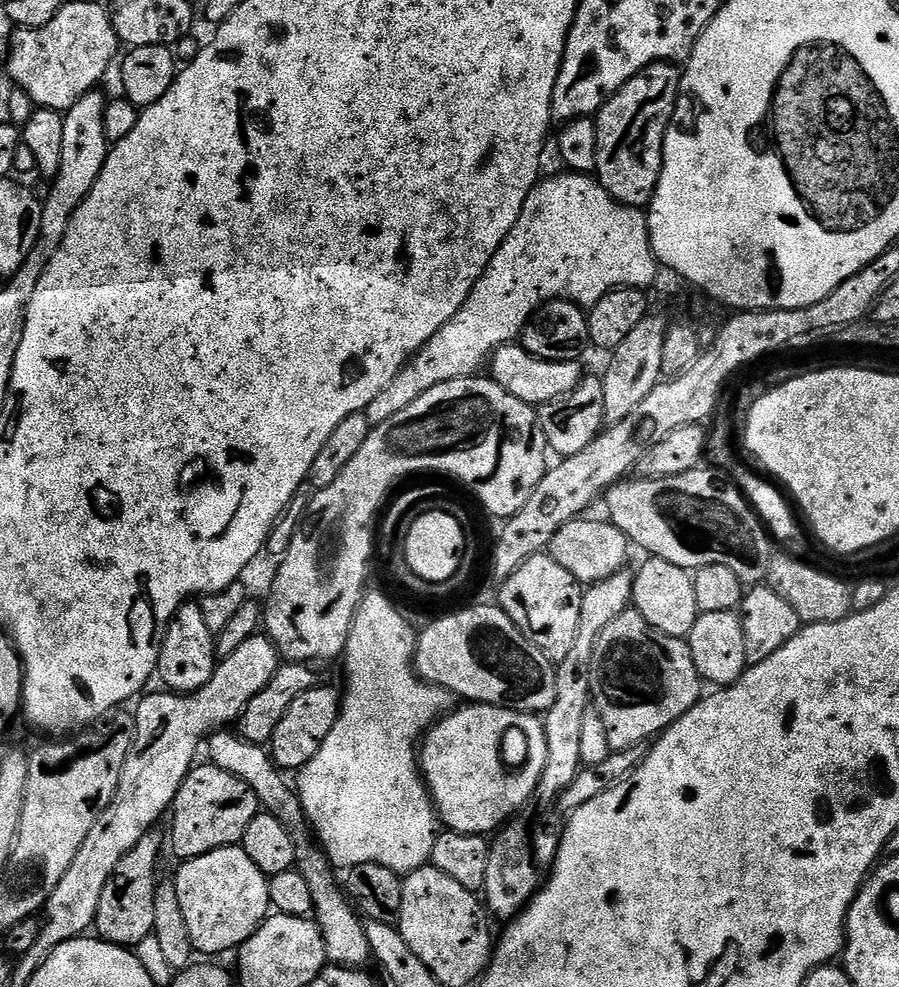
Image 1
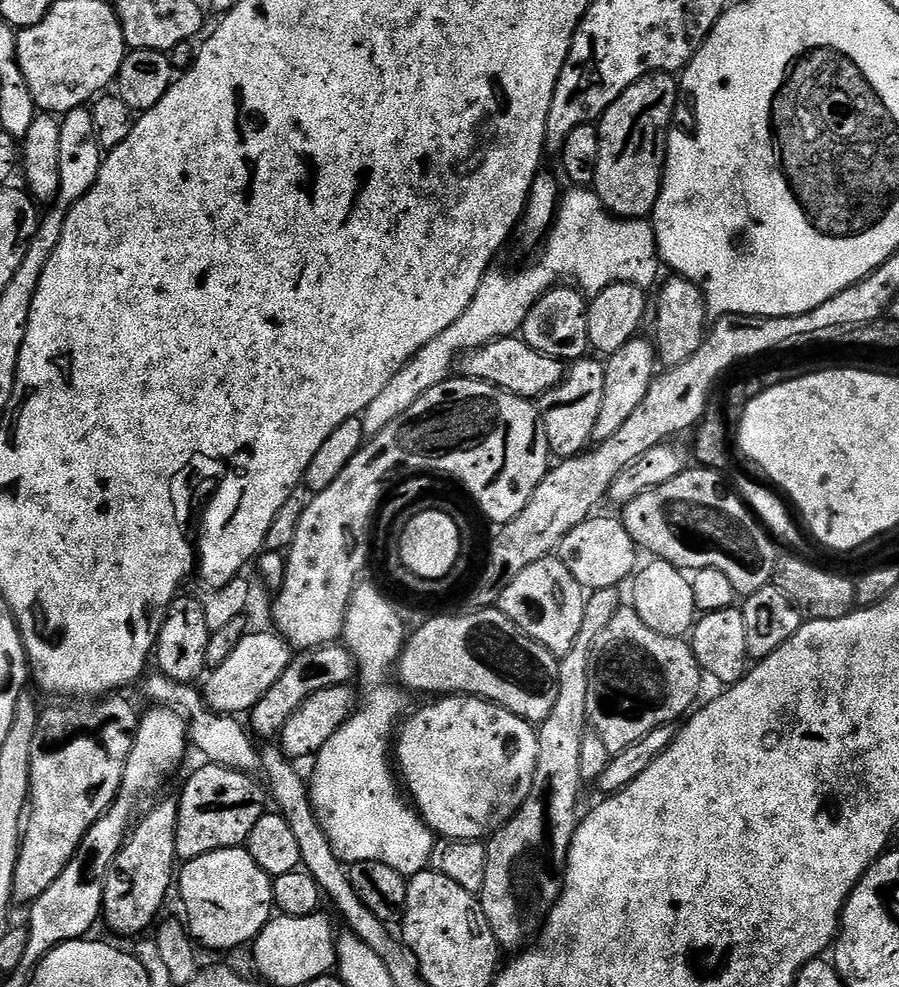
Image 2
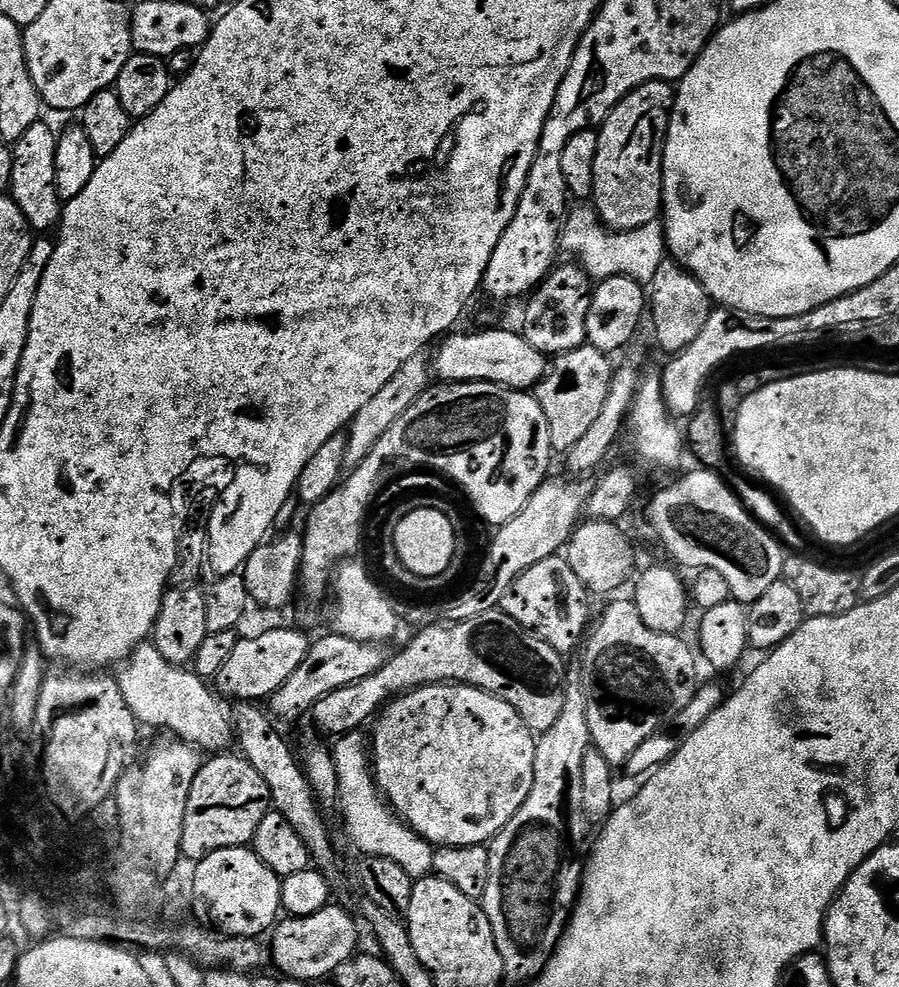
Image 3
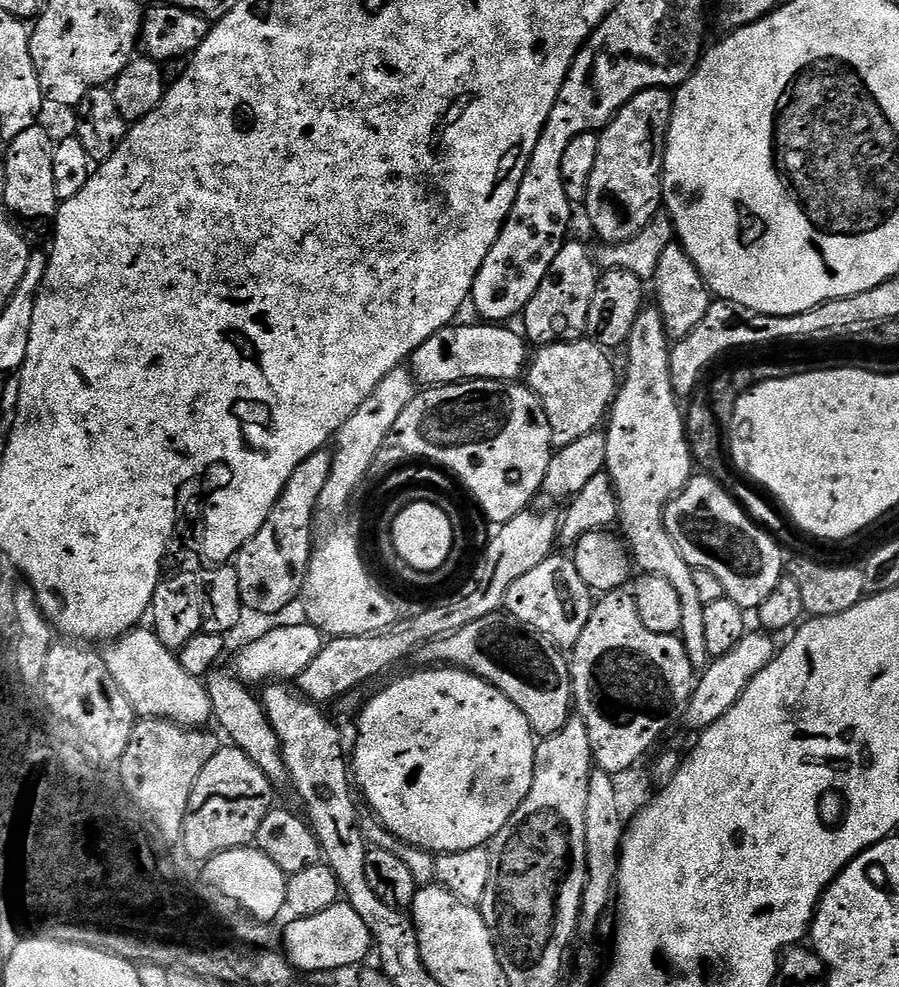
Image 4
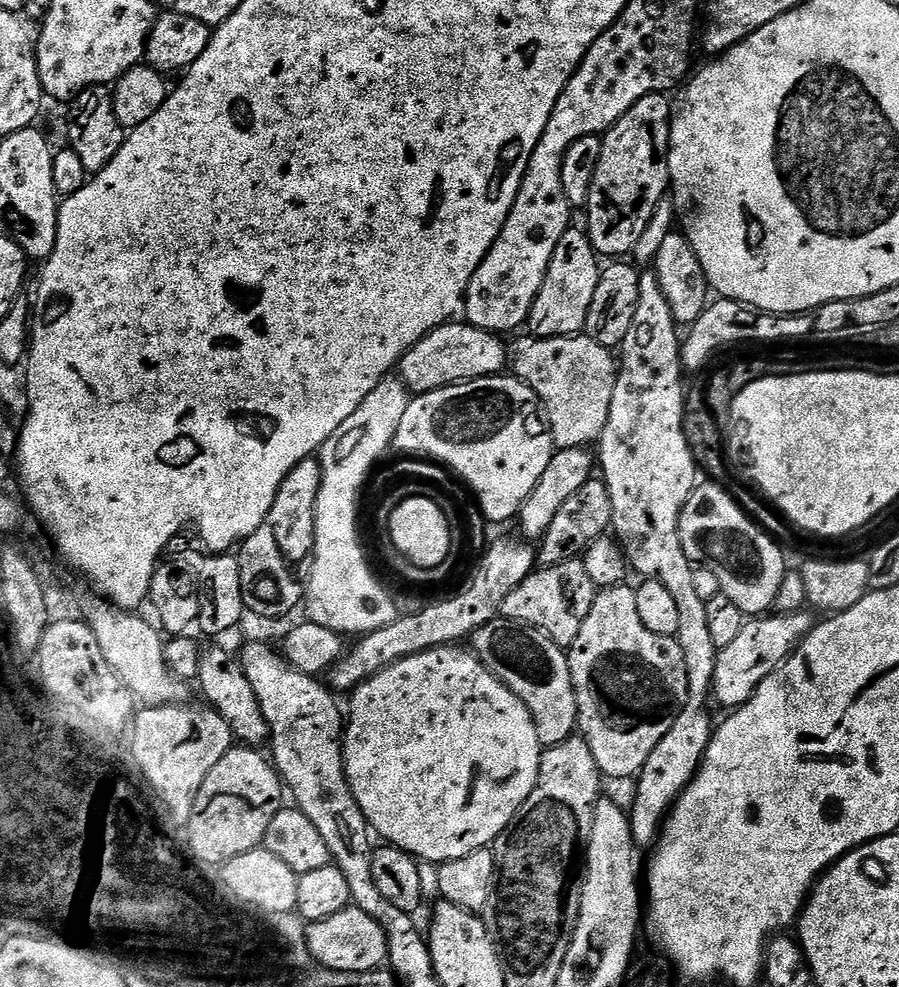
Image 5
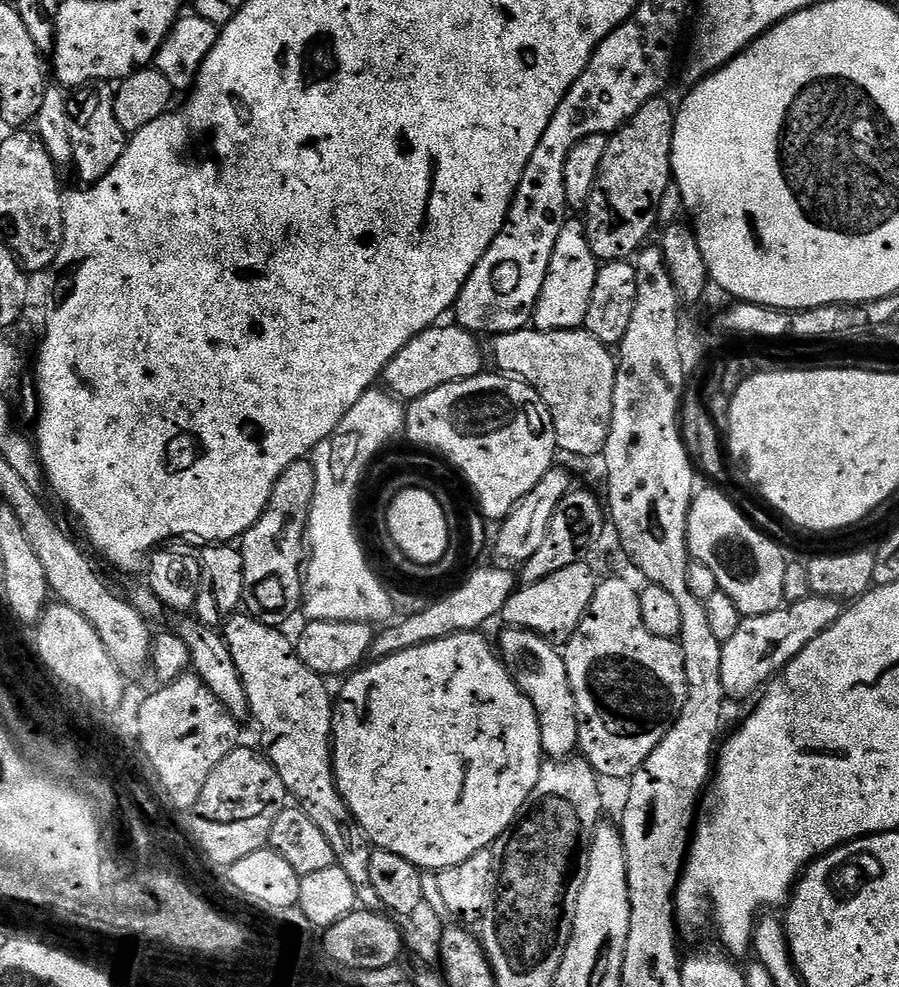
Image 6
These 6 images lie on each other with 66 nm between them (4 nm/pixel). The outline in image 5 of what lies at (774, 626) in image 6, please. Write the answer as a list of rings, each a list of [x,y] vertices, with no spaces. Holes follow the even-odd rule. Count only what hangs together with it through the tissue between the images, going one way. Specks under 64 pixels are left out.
[[[808,610],[765,614],[745,622],[734,642],[716,653],[712,700],[728,708],[724,710],[742,707],[756,693],[761,682],[770,674],[774,674],[774,670],[778,670],[778,666],[796,651],[801,639],[812,631],[814,619],[812,620],[811,615],[813,616],[813,613]]]

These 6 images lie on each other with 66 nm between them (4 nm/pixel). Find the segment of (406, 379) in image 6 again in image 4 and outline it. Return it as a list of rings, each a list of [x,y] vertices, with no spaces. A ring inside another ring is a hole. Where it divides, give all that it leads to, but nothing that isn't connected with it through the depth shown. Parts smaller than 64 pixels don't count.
[[[453,322],[447,328],[438,330],[410,357],[410,367],[417,381],[424,386],[441,384],[463,384],[466,380],[503,380],[516,382],[525,375],[530,363],[530,348],[519,331],[511,332],[511,327],[501,326],[496,322],[475,322],[476,324],[460,324]]]

